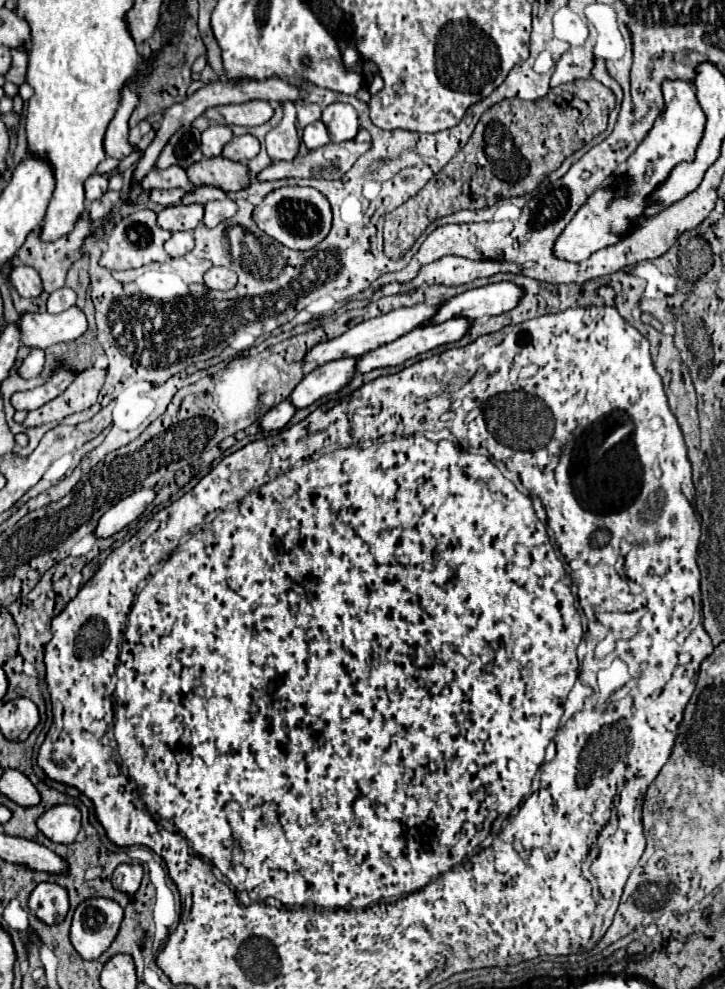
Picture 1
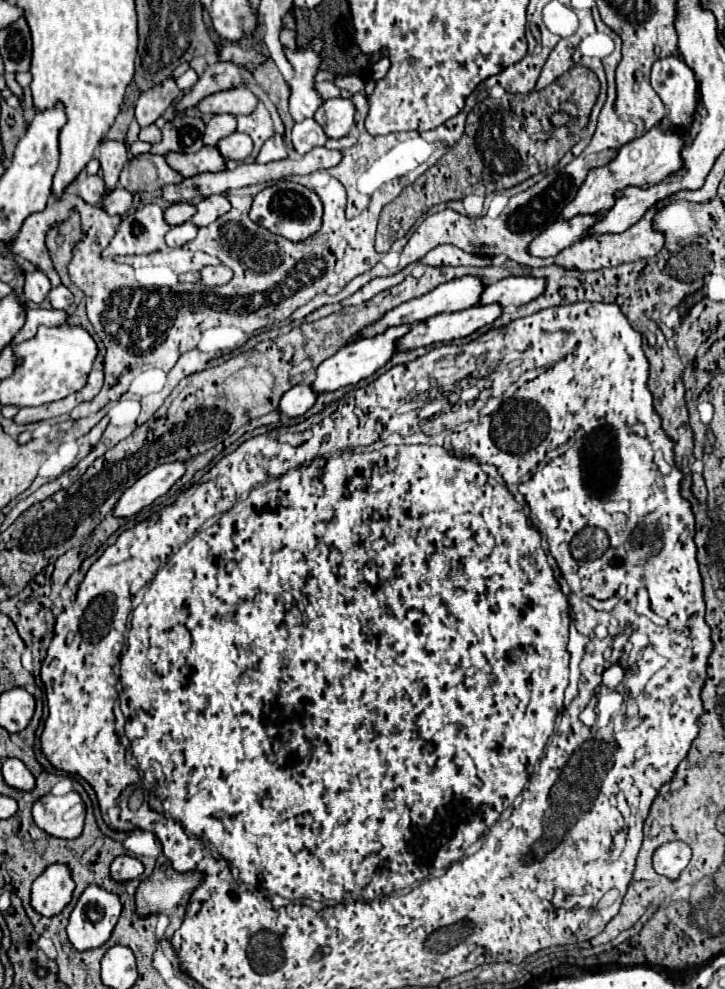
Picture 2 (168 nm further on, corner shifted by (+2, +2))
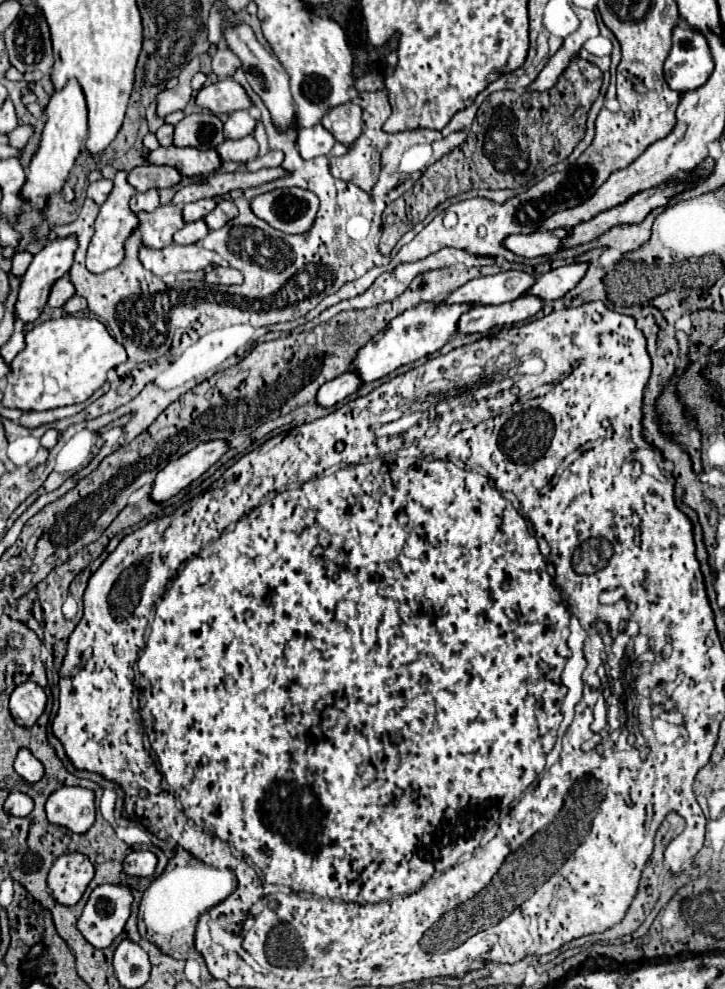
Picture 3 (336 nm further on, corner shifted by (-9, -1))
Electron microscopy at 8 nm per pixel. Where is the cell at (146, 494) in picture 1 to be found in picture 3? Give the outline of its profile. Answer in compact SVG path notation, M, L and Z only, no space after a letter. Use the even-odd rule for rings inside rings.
M209 440L189 450L185 456L171 460L155 478L151 498L155 502L165 502L179 490L189 486L201 474L205 474L225 452L229 450L227 440Z

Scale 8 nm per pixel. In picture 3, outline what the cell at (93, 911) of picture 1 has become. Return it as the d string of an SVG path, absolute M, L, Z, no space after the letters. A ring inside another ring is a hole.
M123 884L97 886L77 922L79 932L95 948L107 948L125 928L131 914L133 894Z

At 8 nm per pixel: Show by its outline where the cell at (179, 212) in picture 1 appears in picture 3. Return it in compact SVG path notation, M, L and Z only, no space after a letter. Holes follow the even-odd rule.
M215 196L215 198L207 198L207 200L197 200L197 202L185 204L185 206L183 206L183 220L185 220L185 222L195 222L195 220L205 218L205 216L217 206L219 200L221 200L221 196Z

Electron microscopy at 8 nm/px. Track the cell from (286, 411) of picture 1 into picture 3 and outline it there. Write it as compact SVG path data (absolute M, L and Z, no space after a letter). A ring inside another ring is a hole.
M345 372L327 384L323 384L317 392L317 402L319 406L335 406L337 402L343 402L347 396L355 394L363 386L363 380L355 372Z

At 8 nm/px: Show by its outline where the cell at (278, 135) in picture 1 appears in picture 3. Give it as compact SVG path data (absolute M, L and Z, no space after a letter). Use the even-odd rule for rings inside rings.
M267 152L265 156L257 156L255 160L247 162L245 170L255 172L255 170L261 170L261 168L277 168L277 166L281 166L281 162L283 162L281 152Z

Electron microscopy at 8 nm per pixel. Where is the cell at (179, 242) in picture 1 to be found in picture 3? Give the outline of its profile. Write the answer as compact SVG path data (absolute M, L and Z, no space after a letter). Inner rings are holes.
M197 220L197 222L185 224L185 226L173 236L173 240L175 240L177 244L195 244L195 242L203 240L203 238L207 236L207 232L209 232L209 226L207 226L203 220Z

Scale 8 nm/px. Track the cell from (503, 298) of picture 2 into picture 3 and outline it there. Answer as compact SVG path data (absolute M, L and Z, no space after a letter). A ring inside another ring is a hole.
M573 262L573 264L559 266L543 276L539 276L537 284L529 290L529 294L535 294L543 300L557 300L581 282L587 268L589 268L587 262Z

